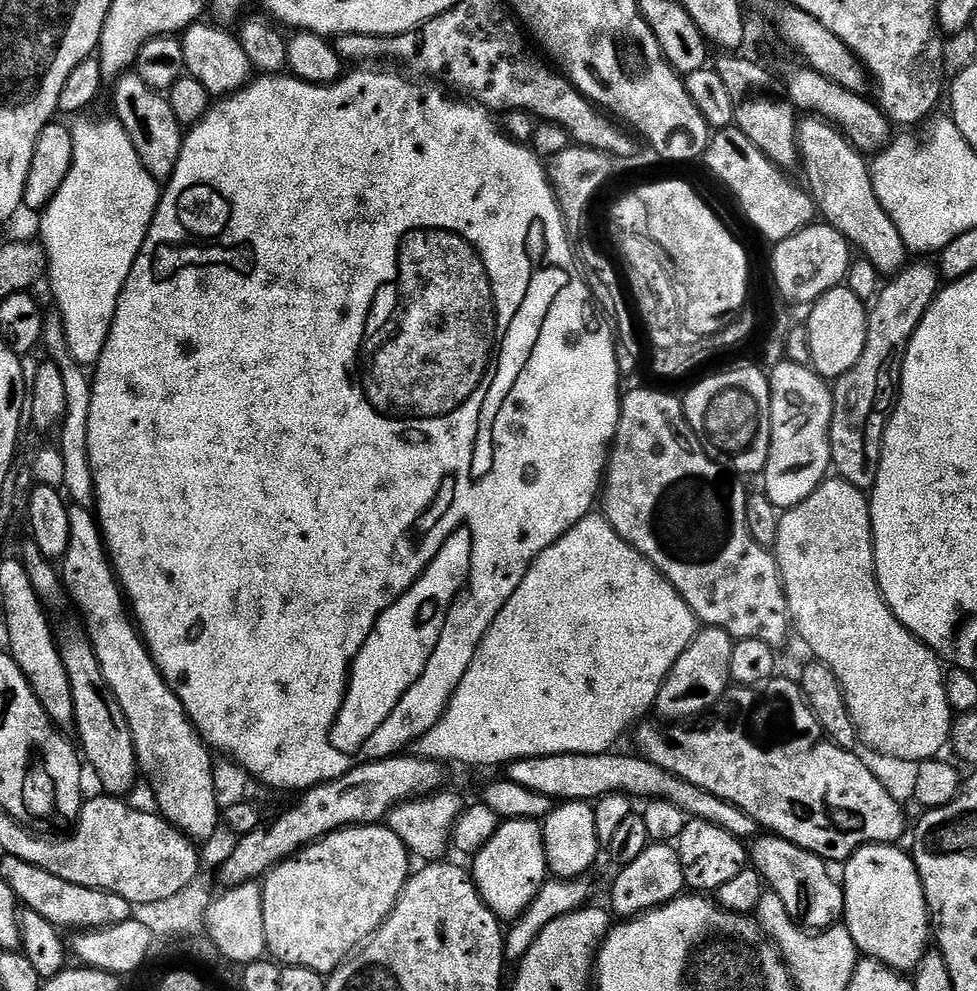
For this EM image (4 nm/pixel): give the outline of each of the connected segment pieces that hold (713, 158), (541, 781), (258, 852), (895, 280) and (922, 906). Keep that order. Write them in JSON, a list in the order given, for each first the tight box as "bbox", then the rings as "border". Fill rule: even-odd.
[{"bbox":[707,126,818,242],"border":[[[735,126],[719,129],[709,139],[707,160],[709,170],[736,195],[745,218],[771,242],[790,238],[813,223],[818,209],[811,195],[801,185],[800,189],[791,184],[782,169]]]},{"bbox":[506,754,757,842],"border":[[[631,754],[632,756],[612,755],[527,756],[521,760],[513,760],[511,764],[507,765],[506,776],[518,786],[548,796],[553,802],[595,802],[606,794],[623,792],[624,795],[633,798],[641,796],[641,801],[644,802],[650,800],[674,802],[674,806],[681,808],[686,817],[710,822],[745,842],[751,841],[757,835],[756,820],[750,818],[750,814],[746,814],[738,806],[734,806],[658,766],[654,766],[639,754]]]},{"bbox":[218,754,441,886],"border":[[[397,754],[389,756],[386,760],[374,760],[370,764],[359,764],[352,768],[342,778],[328,780],[324,784],[316,784],[313,788],[307,789],[304,796],[293,808],[288,808],[277,820],[261,823],[260,827],[250,834],[239,837],[237,849],[225,864],[218,868],[221,885],[235,886],[255,881],[268,875],[272,869],[276,868],[284,860],[289,859],[308,848],[311,844],[317,843],[329,836],[332,832],[341,832],[344,828],[353,826],[363,826],[365,824],[380,824],[387,817],[393,808],[399,804],[405,804],[408,800],[415,800],[432,795],[433,792],[441,791],[440,768],[441,765],[435,760],[422,760],[412,754]]]},{"bbox":[832,258,942,490],"border":[[[916,258],[905,263],[889,279],[892,281],[889,284],[887,281],[876,293],[876,299],[868,308],[866,346],[862,350],[862,358],[858,358],[854,367],[842,374],[832,388],[832,468],[839,479],[861,490],[870,490],[876,484],[884,432],[898,399],[904,355],[916,327],[942,287],[939,267],[924,260],[927,259]]]},{"bbox":[843,844,930,974],"border":[[[868,844],[843,865],[843,927],[854,938],[857,953],[901,974],[911,973],[930,948],[930,917],[924,887],[911,855],[900,846]]]}]

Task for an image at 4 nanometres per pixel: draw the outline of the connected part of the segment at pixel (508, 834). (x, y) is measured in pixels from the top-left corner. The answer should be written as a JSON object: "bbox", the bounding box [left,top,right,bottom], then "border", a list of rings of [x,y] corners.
{"bbox":[493,819,550,913],"border":[[[505,819],[493,838],[498,838],[498,910],[516,908],[517,913],[525,912],[550,876],[544,849],[543,827],[535,819]]]}

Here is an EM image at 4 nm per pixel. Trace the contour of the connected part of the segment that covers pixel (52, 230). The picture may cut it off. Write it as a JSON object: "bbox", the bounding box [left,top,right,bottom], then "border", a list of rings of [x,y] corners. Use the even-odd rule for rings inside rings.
{"bbox":[39,120,161,366],"border":[[[80,120],[71,125],[74,142],[74,162],[62,190],[39,215],[39,243],[44,245],[48,256],[46,284],[52,287],[52,296],[56,299],[58,319],[64,327],[65,342],[69,353],[83,366],[94,366],[106,346],[106,338],[112,329],[118,298],[130,278],[130,270],[146,242],[146,234],[152,225],[154,214],[160,205],[161,185],[142,166],[130,134],[119,120]]]}

